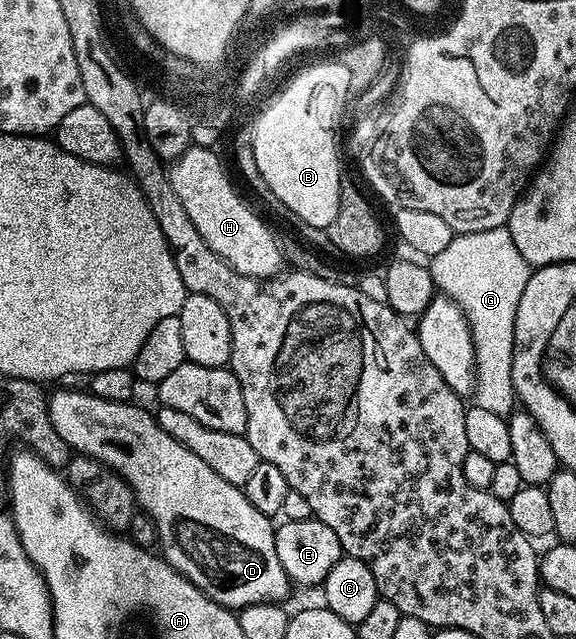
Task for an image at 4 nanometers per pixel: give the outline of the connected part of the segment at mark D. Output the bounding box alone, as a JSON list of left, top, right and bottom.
[49,390,291,612]

